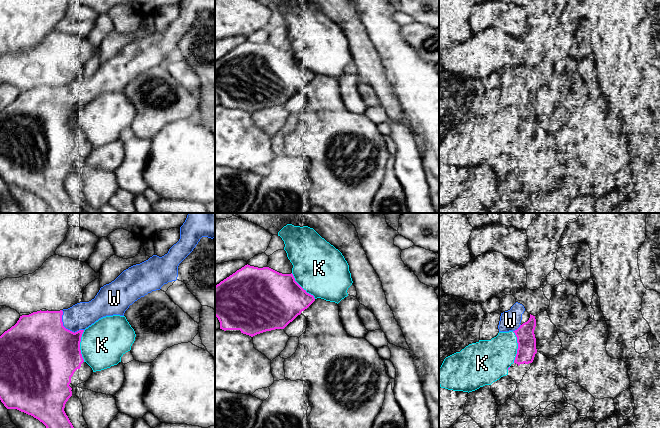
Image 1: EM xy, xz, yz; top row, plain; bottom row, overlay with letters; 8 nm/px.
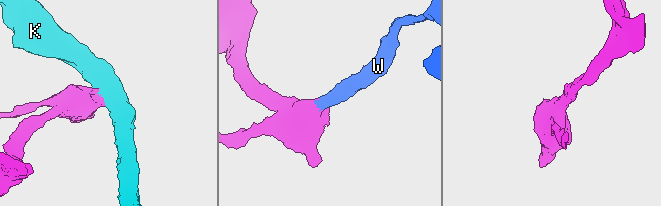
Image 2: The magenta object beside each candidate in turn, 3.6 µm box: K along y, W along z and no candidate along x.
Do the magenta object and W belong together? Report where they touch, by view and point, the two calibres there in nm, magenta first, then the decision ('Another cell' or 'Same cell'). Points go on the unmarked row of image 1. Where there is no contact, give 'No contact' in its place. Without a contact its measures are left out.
Touches magenta at xy (65, 104). Thickness 500 nm (magenta) against 220 nm. Same cell

